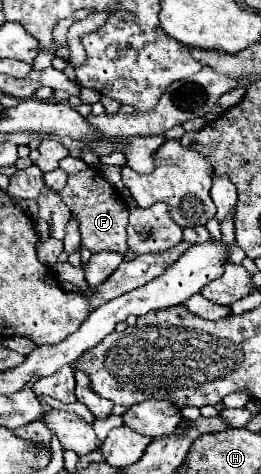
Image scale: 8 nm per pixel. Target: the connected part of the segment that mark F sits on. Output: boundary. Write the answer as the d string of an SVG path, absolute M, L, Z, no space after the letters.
M89 167L79 173L71 173L67 185L59 191L61 199L69 205L71 213L79 219L81 245L91 249L91 253L99 251L127 251L127 215L129 207L123 197L99 175L97 169Z

